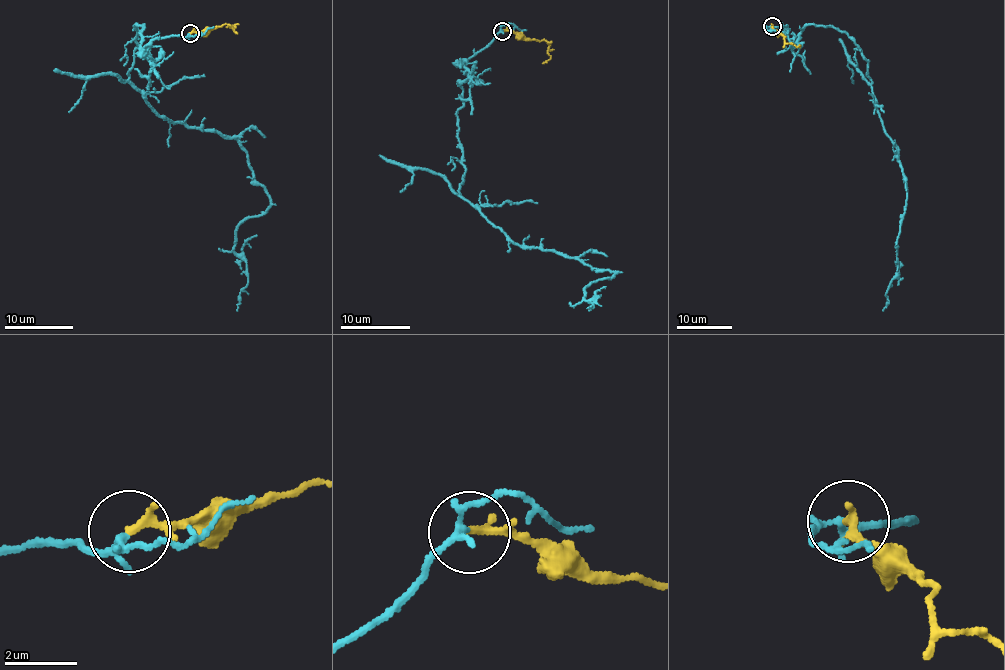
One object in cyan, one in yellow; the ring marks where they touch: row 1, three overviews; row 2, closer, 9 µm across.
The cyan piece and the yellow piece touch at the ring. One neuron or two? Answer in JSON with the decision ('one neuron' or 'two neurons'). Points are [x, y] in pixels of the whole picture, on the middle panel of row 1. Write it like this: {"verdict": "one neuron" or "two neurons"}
{"verdict": "one neuron"}

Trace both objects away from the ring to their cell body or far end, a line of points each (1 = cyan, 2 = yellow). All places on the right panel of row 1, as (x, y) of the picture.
1: (770, 26), (786, 26), (794, 43), (809, 25), (838, 28), (868, 63), (906, 183), (883, 310)
2: (772, 26), (773, 30), (785, 37), (787, 43), (801, 46)

